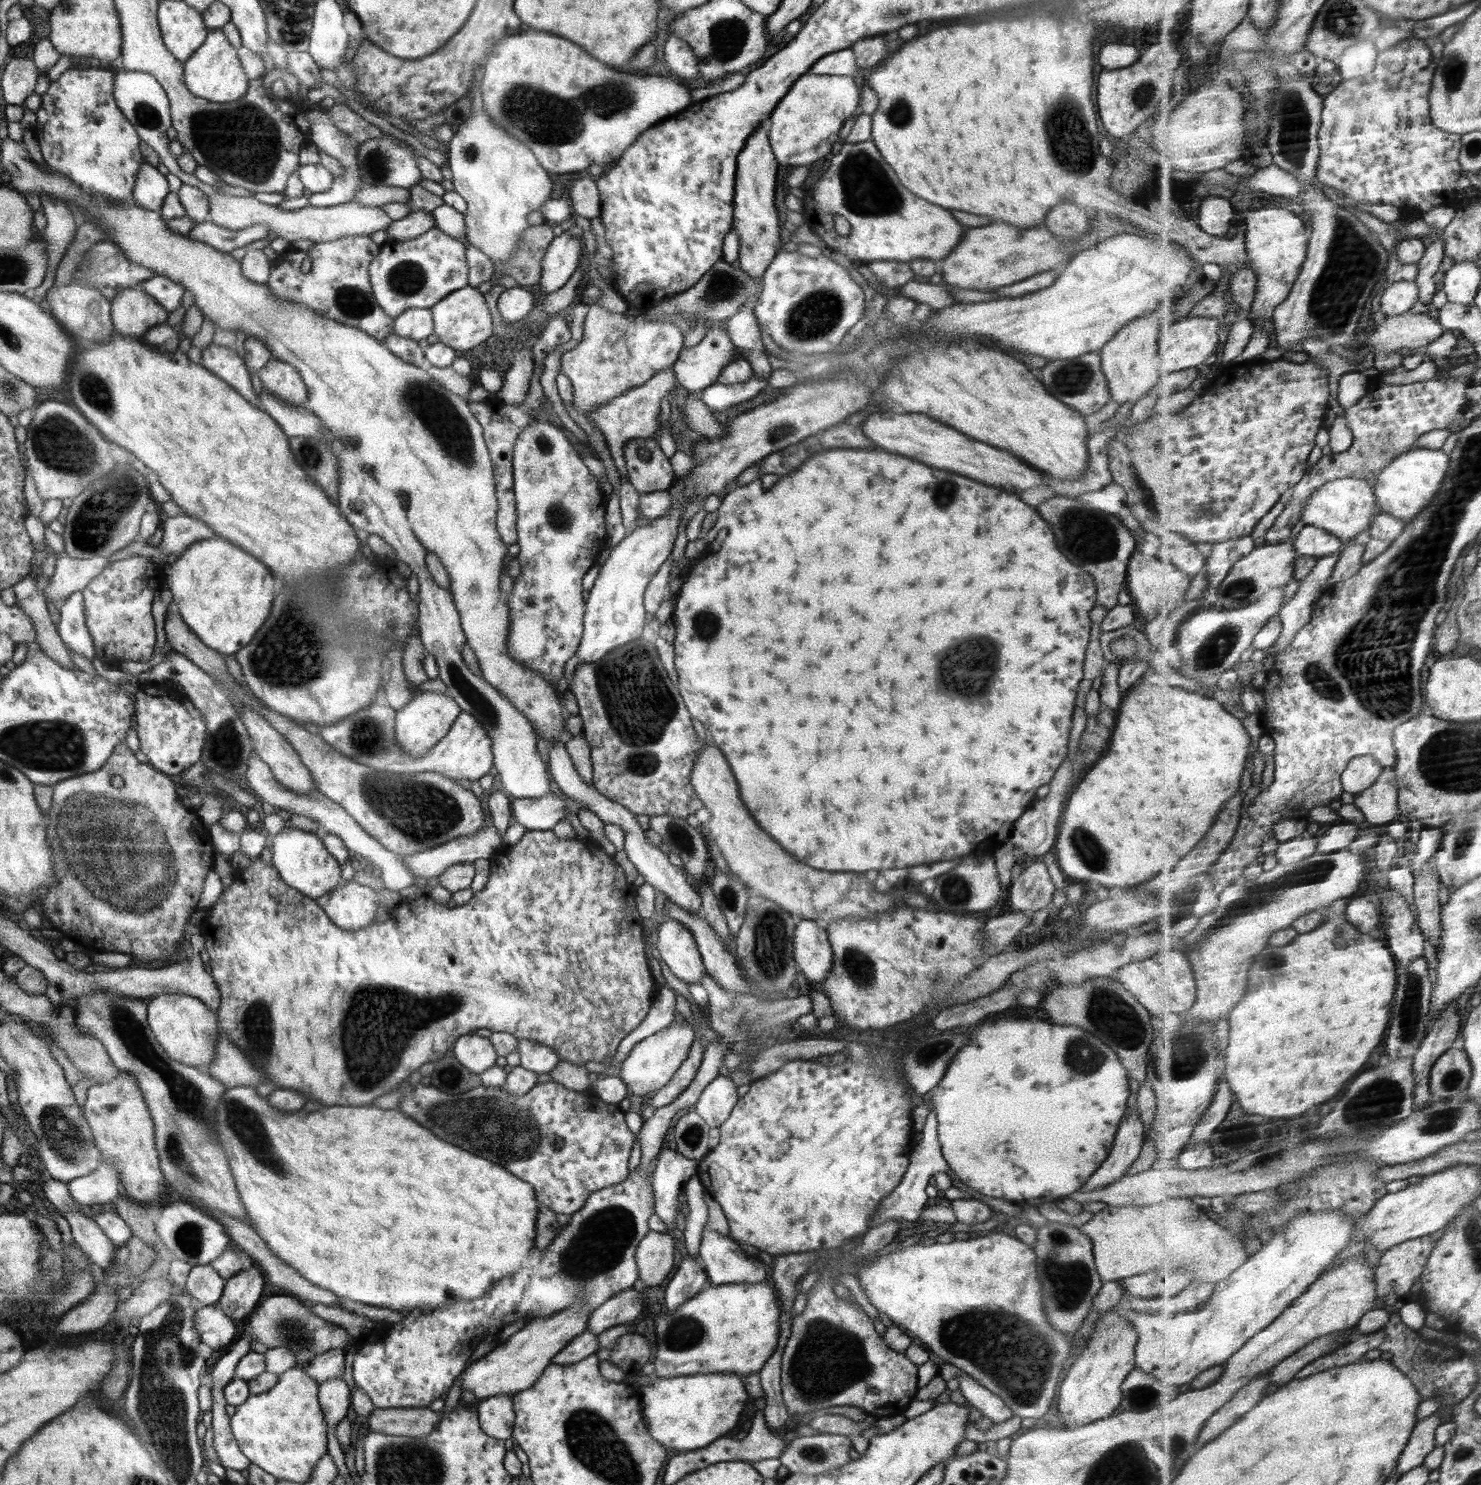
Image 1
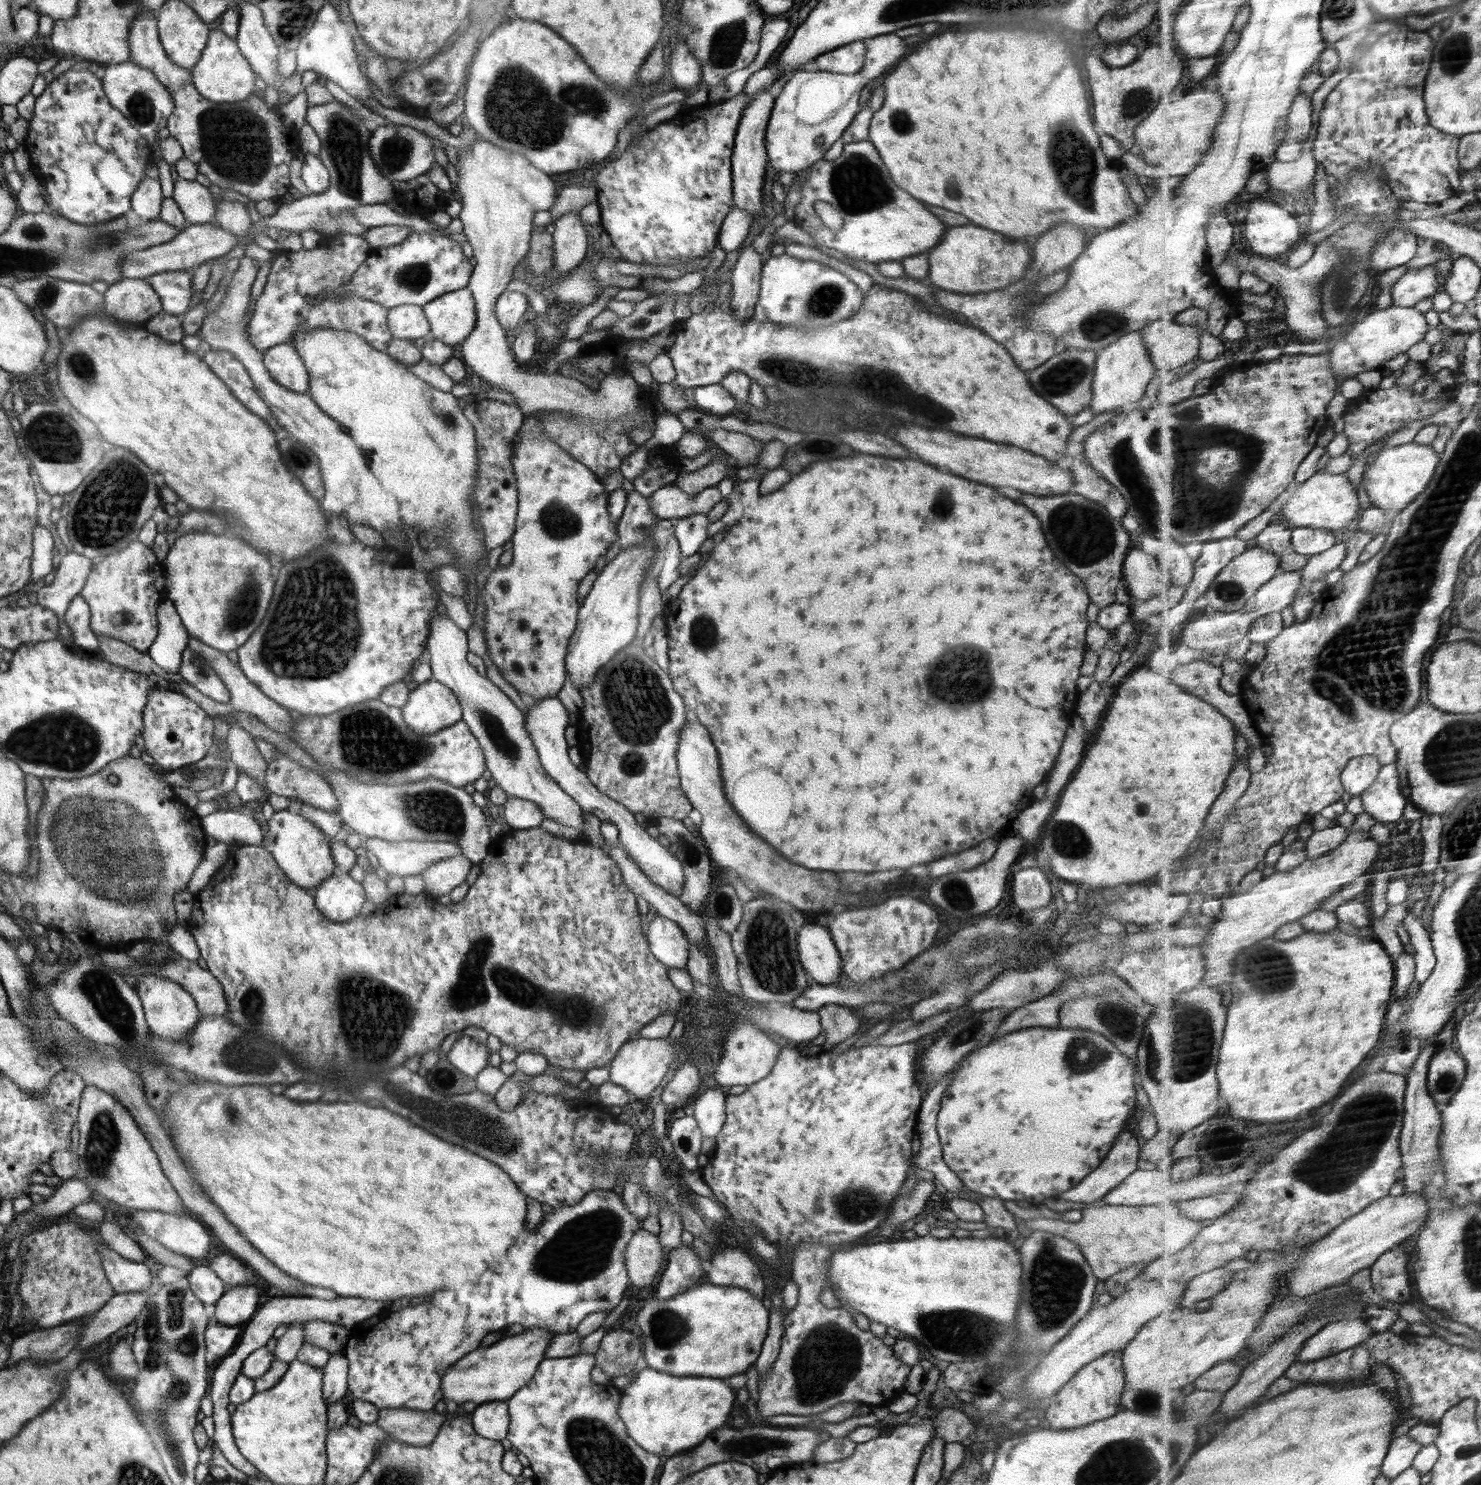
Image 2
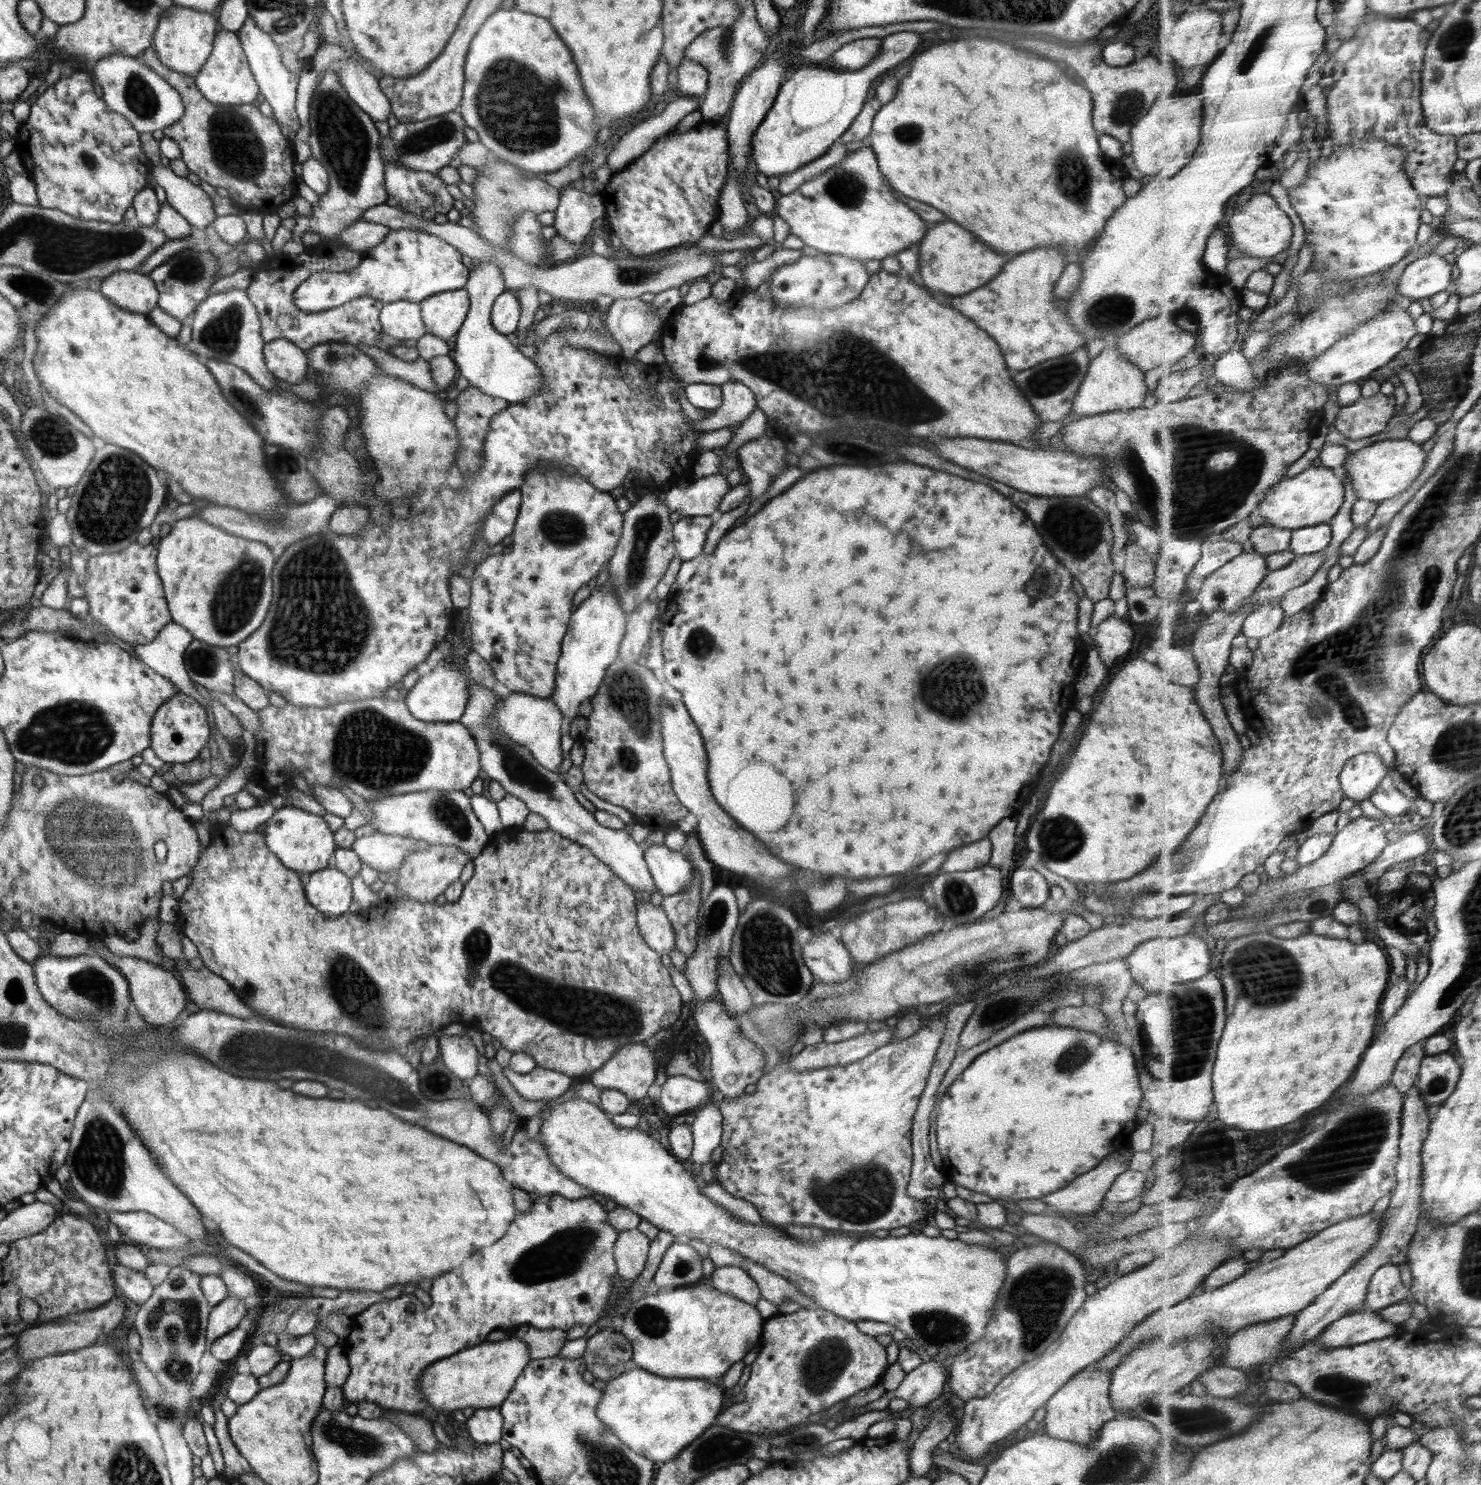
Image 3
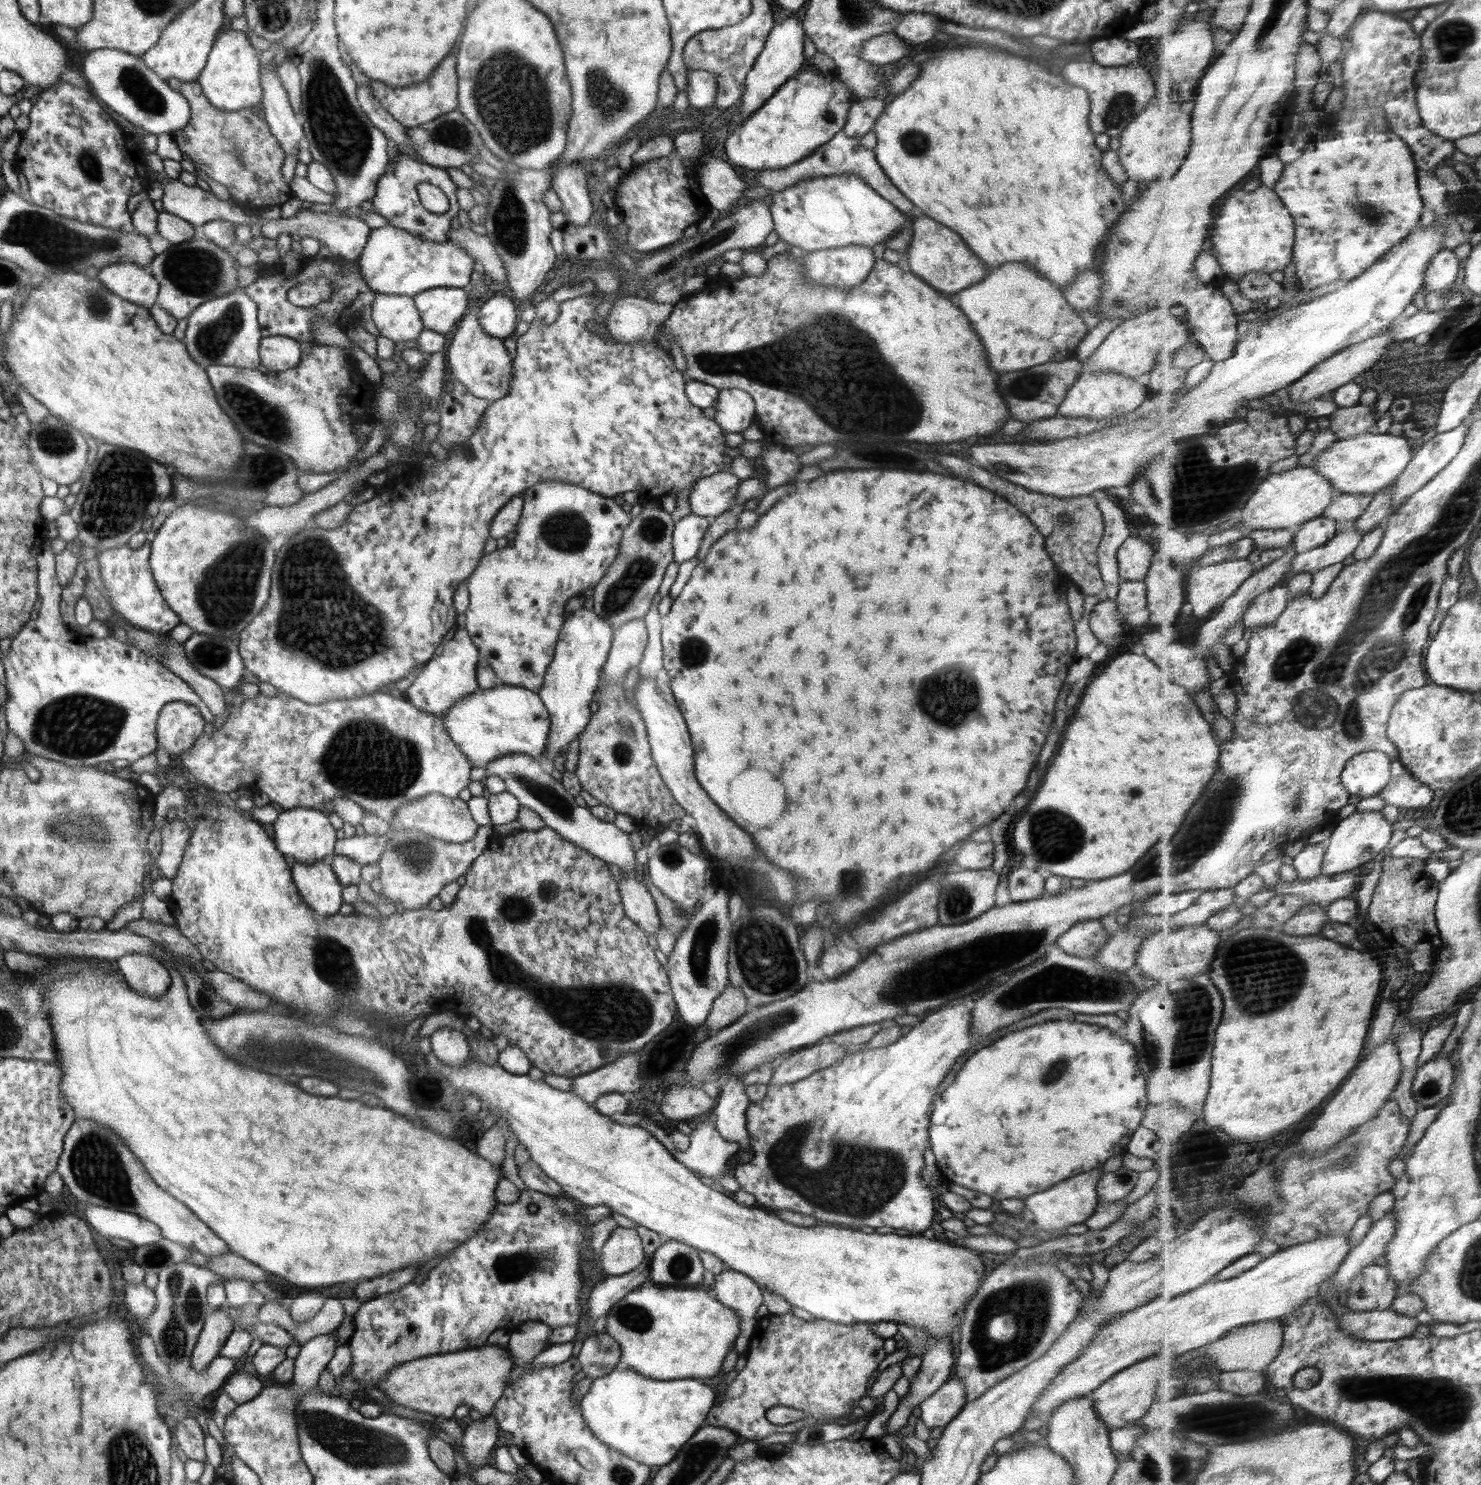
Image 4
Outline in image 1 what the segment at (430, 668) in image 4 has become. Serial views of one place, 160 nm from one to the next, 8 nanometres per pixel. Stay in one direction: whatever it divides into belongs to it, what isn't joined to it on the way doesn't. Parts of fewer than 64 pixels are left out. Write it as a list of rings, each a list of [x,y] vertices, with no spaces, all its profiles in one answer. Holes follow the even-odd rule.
[[[416,691],[410,702],[396,711],[395,737],[397,745],[410,756],[424,756],[446,733],[463,710],[446,693]]]

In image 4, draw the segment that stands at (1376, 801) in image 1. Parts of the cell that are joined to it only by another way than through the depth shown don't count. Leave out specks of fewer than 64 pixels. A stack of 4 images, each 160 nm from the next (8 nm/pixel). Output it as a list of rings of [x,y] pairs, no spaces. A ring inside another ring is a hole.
[[[1408,770],[1402,776],[1393,778],[1389,787],[1379,794],[1388,805],[1398,808],[1415,809],[1430,806],[1436,792],[1429,784],[1422,782]]]

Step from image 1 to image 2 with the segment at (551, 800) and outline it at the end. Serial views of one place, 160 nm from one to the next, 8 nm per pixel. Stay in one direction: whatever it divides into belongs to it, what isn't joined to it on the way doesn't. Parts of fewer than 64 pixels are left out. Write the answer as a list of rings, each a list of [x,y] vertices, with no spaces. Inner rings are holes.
[[[508,796],[503,807],[501,822],[510,829],[522,831],[537,828],[544,821],[542,810],[530,800]]]

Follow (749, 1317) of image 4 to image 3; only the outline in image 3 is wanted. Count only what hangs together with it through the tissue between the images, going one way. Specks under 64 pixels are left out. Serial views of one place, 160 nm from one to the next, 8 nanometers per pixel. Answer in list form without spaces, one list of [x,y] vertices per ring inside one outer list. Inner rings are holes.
[[[734,1265],[716,1267],[710,1280],[714,1289],[724,1292],[756,1307],[761,1299],[761,1293],[756,1282],[742,1268]]]

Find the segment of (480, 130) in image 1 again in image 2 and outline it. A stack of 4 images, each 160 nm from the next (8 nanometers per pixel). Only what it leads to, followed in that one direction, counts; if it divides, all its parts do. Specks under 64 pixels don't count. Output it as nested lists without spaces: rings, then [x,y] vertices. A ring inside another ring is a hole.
[[[478,136],[477,140],[467,146],[467,149],[458,154],[458,190],[461,194],[462,210],[458,218],[463,223],[463,233],[466,241],[473,248],[473,257],[477,263],[473,267],[469,283],[466,287],[473,294],[475,300],[476,325],[466,341],[462,343],[462,359],[471,375],[476,375],[481,381],[498,391],[509,392],[516,398],[523,415],[531,418],[530,414],[536,410],[558,411],[577,414],[584,418],[591,418],[598,422],[611,422],[623,416],[630,416],[638,410],[638,384],[629,373],[613,374],[608,376],[599,390],[590,390],[583,380],[564,377],[562,375],[550,375],[538,370],[535,364],[518,364],[510,346],[508,346],[506,332],[498,324],[495,313],[495,304],[498,296],[506,290],[506,286],[512,280],[514,267],[521,262],[529,251],[531,234],[534,231],[532,219],[540,210],[547,210],[553,206],[557,197],[556,184],[545,172],[536,168],[519,152],[507,151]]]

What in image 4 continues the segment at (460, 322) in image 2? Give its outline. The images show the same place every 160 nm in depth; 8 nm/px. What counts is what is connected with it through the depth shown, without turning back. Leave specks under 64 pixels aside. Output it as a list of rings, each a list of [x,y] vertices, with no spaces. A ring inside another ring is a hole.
[[[430,288],[413,297],[424,329],[442,335],[450,332],[469,308],[469,298],[465,288]]]

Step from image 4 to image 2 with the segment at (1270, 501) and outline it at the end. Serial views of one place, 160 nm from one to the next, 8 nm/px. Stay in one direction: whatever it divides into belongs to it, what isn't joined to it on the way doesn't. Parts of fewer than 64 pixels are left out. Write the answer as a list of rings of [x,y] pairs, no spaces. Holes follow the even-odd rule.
[[[1318,471],[1297,485],[1293,497],[1281,514],[1298,527],[1326,528],[1337,532],[1348,528],[1360,516],[1360,508],[1358,489],[1347,474]]]

